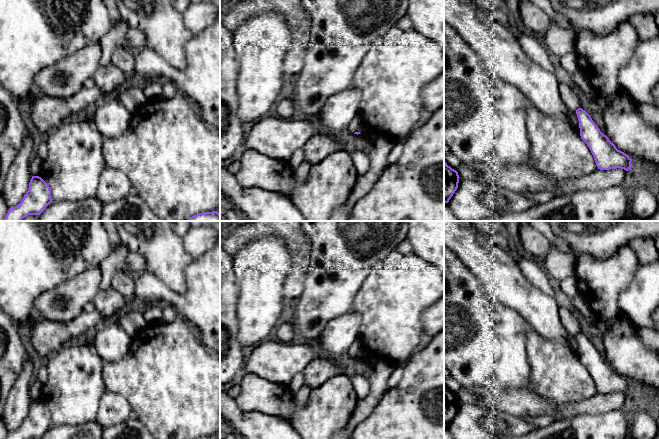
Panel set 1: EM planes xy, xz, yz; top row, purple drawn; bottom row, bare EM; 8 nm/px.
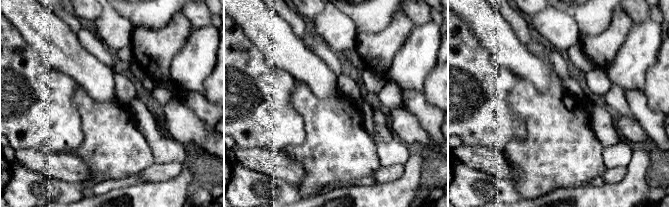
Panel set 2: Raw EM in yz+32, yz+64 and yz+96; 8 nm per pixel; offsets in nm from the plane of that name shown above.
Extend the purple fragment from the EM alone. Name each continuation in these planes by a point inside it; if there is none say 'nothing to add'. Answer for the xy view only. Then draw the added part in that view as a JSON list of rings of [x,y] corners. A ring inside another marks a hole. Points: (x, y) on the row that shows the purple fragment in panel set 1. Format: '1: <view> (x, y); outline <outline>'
nothing to add

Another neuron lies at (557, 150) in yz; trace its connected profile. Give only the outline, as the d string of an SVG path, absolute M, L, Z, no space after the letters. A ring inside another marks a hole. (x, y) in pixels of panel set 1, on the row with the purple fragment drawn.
M533 105L527 108L526 124L531 143L527 165L532 169L558 183L598 169L580 132L569 124L540 112Z

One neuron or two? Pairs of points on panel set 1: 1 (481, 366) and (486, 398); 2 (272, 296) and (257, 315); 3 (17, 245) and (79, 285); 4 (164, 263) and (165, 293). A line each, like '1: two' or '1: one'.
1: two
2: one
3: two
4: two

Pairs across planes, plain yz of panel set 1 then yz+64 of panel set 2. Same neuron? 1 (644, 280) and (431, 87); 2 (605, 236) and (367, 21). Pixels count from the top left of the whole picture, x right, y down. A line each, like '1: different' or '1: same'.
1: different
2: same

